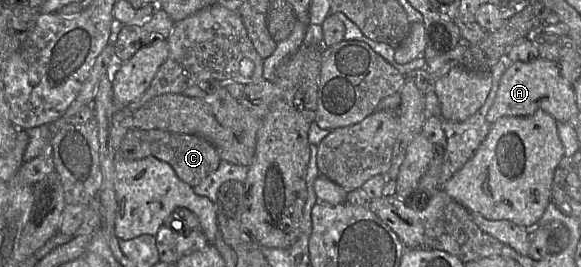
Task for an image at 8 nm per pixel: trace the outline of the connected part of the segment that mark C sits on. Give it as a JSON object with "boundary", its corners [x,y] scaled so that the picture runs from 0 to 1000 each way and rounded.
{"boundary":[[[234,483],[217,494],[203,573],[217,599],[238,599],[265,584],[291,610],[303,655],[320,689],[336,700],[368,644],[379,618],[380,588],[373,554],[356,521],[337,502],[303,498],[279,483]]]}

